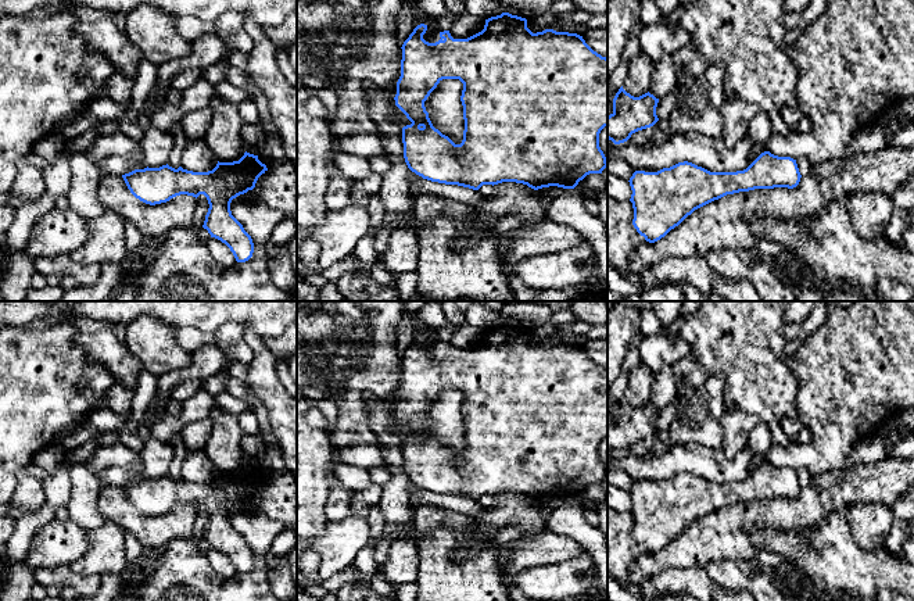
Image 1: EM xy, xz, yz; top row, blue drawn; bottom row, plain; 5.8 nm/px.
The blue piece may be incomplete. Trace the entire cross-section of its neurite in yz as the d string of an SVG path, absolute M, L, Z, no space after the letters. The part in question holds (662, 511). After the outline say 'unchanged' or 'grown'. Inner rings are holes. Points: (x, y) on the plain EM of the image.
M770 462L736 483L710 483L688 472L657 483L635 482L628 491L632 536L646 552L655 554L695 520L714 511L755 500L793 500L800 489L796 471Z | unchanged

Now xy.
M244 464L239 472L219 473L212 482L193 483L179 477L135 480L122 486L130 504L140 512L155 516L187 505L204 505L209 519L202 539L211 548L225 554L237 573L252 568L254 554L243 536L232 526L230 514L255 498L258 489L268 482L258 466Z | unchanged

